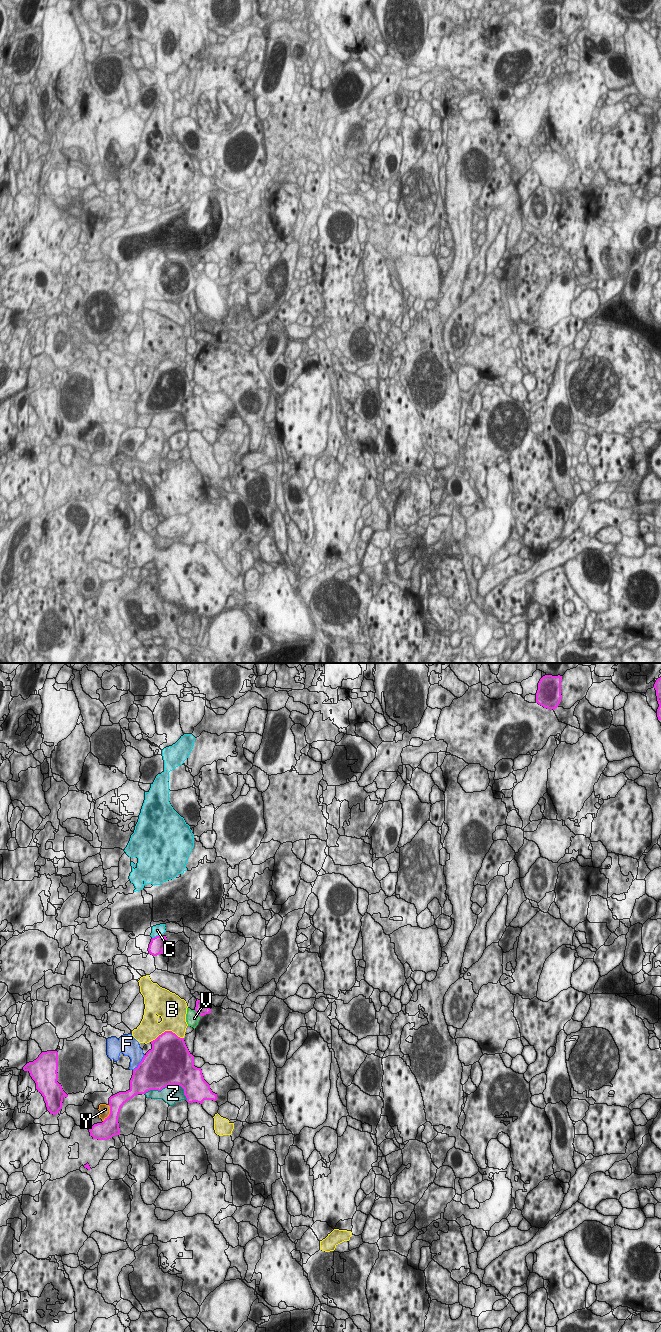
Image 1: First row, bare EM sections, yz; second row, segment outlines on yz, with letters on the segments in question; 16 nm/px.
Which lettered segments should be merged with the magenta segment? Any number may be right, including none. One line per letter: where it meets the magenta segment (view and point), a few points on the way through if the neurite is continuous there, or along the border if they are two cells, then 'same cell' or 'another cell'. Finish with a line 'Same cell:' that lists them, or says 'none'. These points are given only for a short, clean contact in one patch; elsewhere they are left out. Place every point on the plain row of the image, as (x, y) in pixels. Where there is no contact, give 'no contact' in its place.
B: yz (166, 359) | another cell
C: yz (156, 264) | across yz (158, 271), (156, 264), (157, 258) | same cell
F: yz (139, 391) | another cell
V: yz (197, 341) | another cell
Y: yz (110, 441) | along yz (109, 433), (109, 443), (103, 449) | another cell
Z: yz (169, 412) | another cell
Same cell: C

